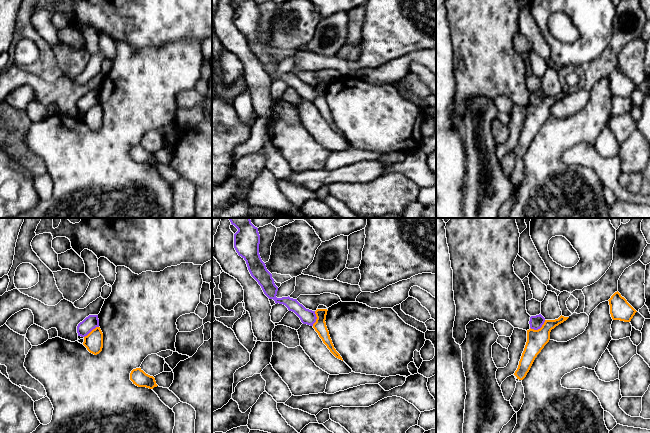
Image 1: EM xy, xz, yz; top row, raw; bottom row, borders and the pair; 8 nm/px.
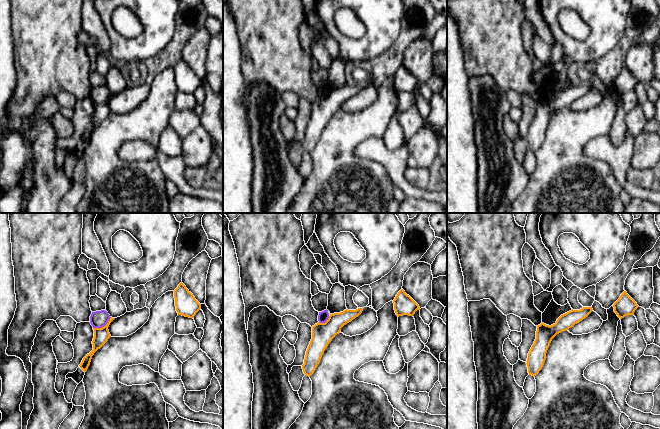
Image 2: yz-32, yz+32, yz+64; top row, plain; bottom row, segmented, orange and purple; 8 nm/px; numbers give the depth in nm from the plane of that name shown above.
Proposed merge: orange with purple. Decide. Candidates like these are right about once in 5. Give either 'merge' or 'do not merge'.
do not merge

